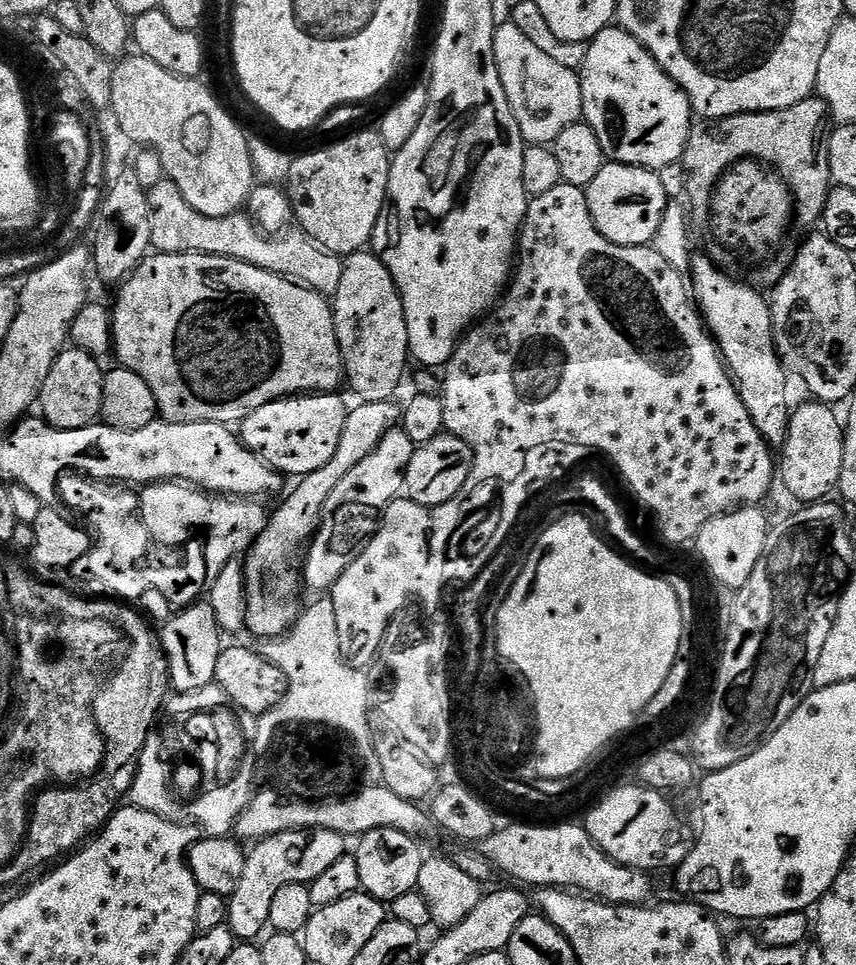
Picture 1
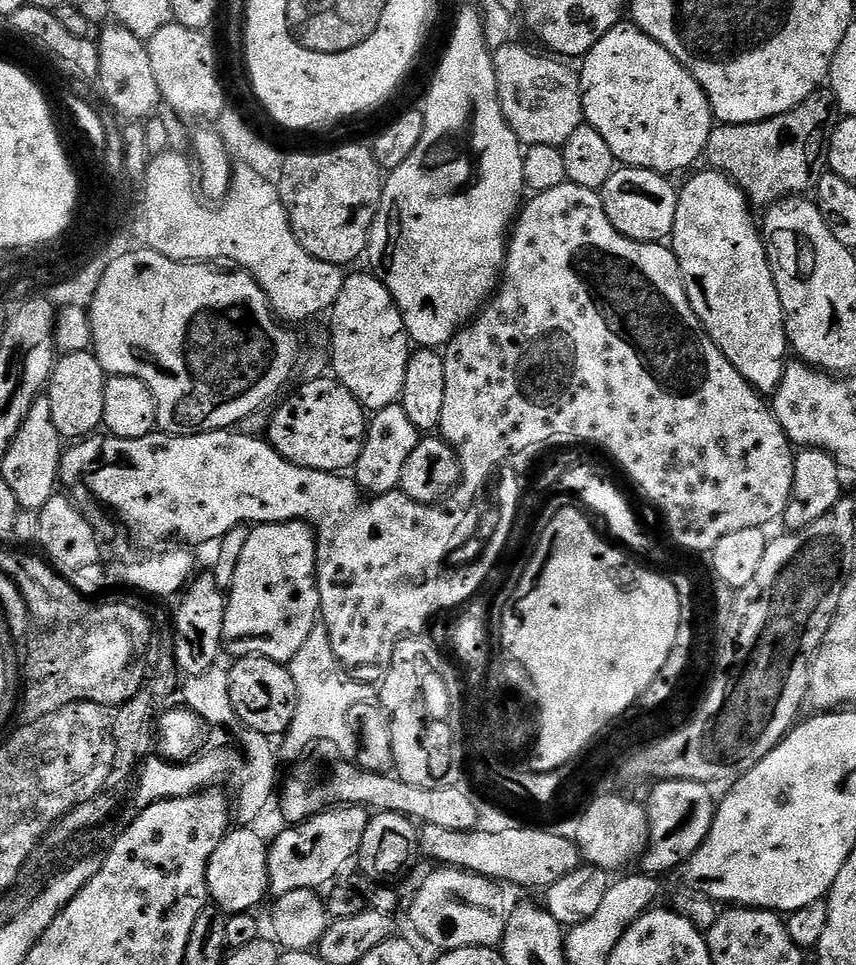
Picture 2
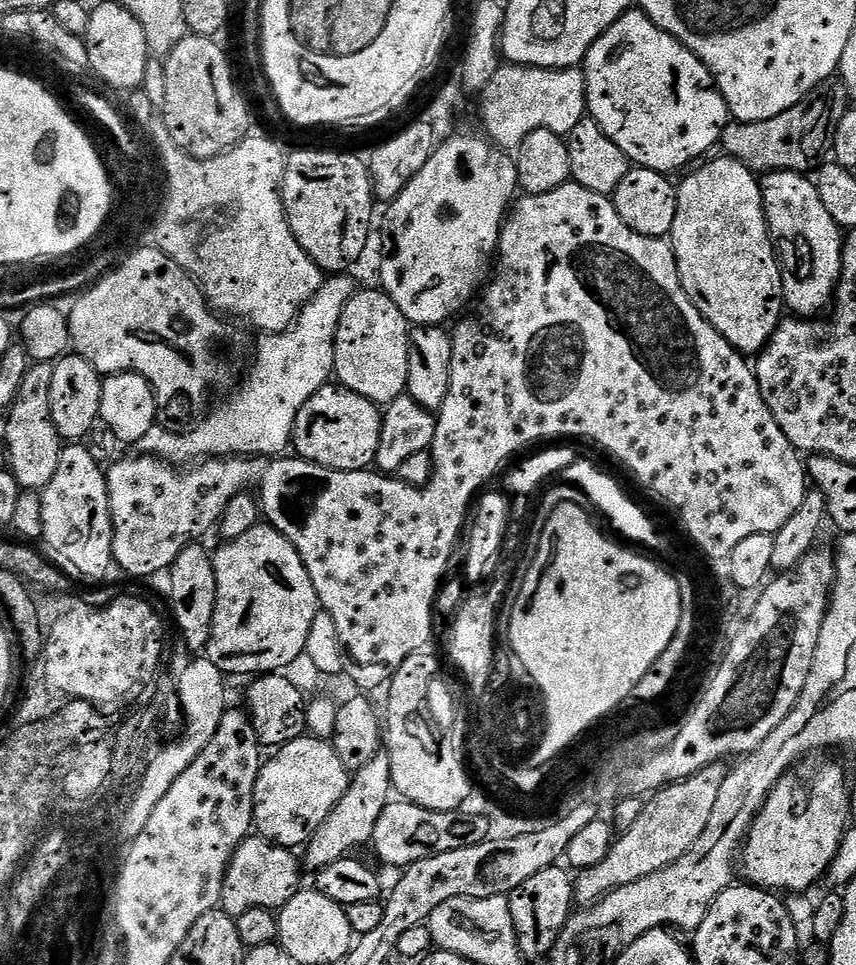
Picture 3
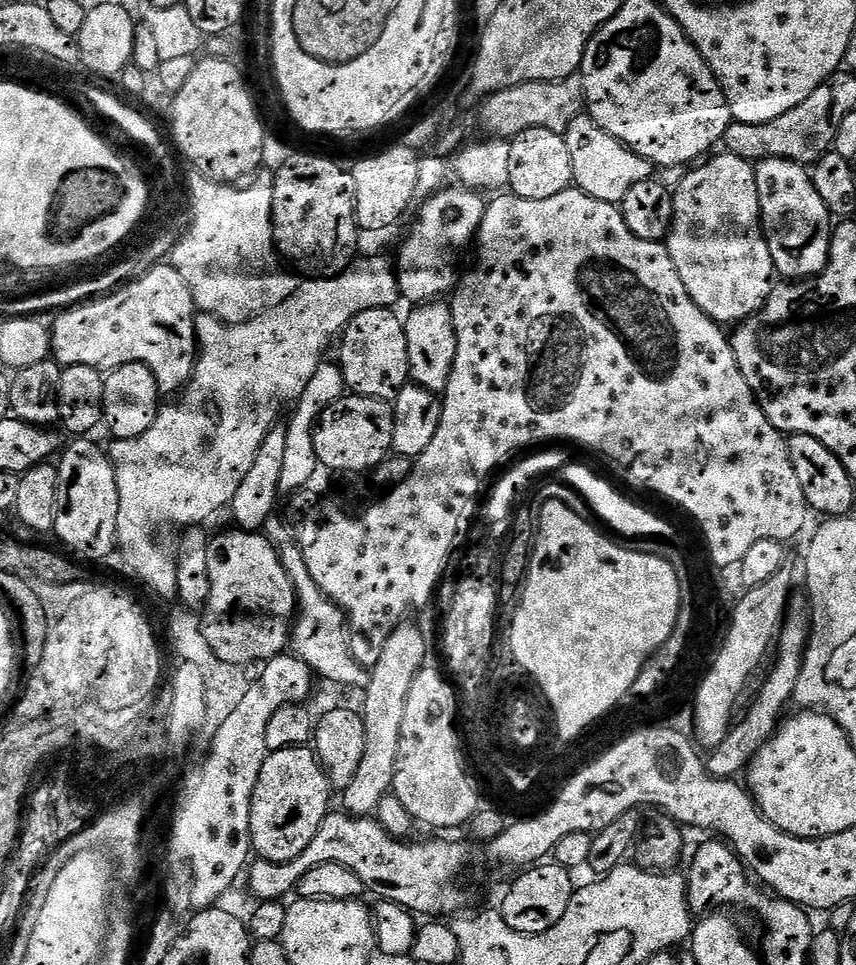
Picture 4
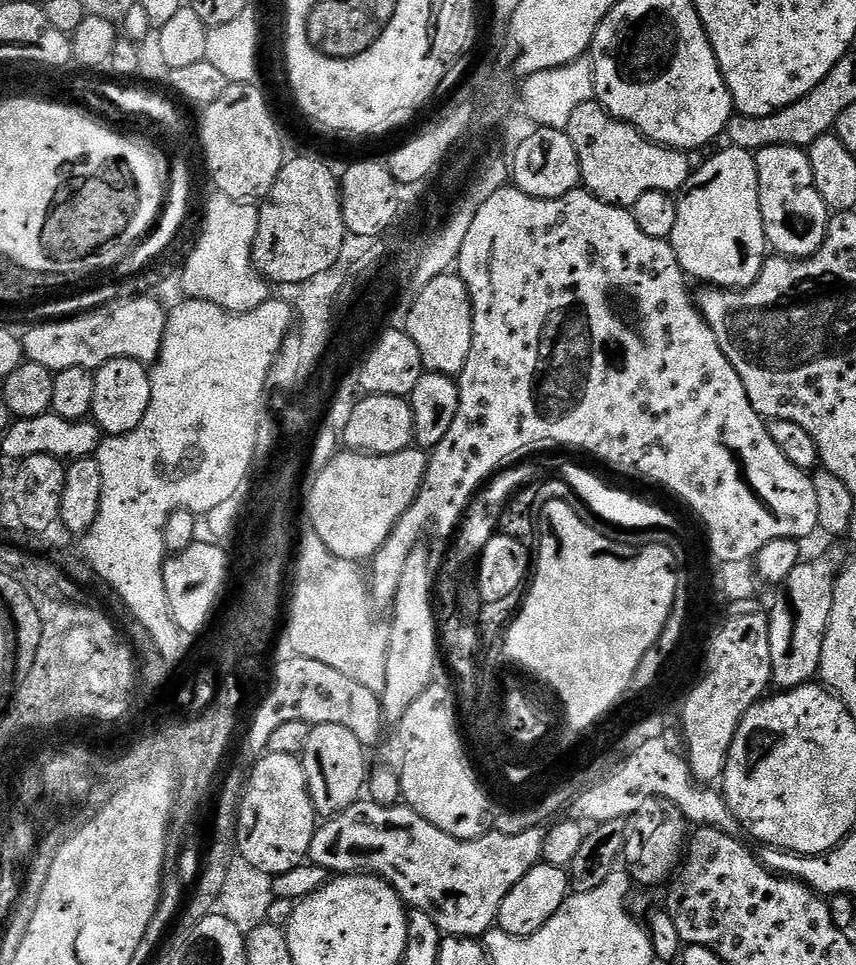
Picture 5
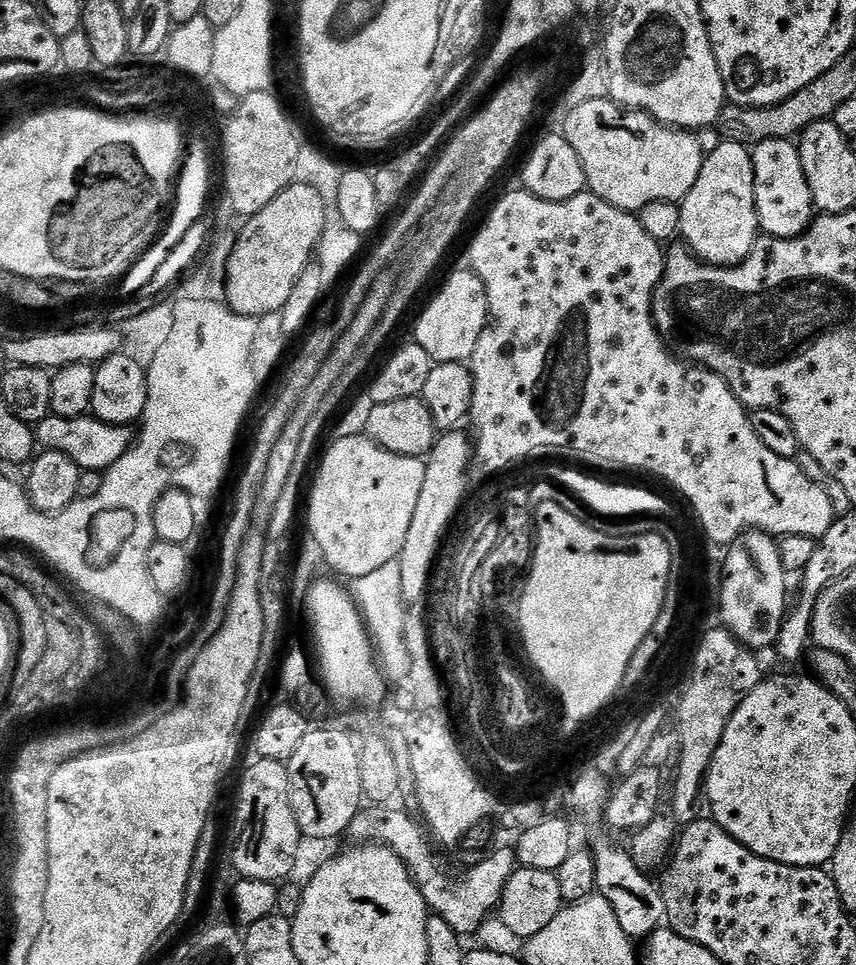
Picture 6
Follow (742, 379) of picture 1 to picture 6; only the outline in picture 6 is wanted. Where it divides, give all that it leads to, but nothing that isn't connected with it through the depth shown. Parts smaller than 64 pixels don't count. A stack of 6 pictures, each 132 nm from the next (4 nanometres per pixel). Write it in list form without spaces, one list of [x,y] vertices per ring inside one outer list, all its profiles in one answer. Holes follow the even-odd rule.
[[[724,140],[704,158],[698,182],[690,186],[690,194],[679,201],[683,243],[705,264],[731,268],[741,264],[761,235],[754,202],[754,162],[745,145]]]

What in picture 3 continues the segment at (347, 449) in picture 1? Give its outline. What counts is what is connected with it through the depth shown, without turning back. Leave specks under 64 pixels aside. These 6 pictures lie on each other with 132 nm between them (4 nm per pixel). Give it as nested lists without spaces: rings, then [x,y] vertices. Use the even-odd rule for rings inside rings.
[[[267,522],[256,524],[254,530],[246,530],[246,534],[242,534],[242,538],[234,538],[227,541],[224,547],[228,548],[220,548],[212,556],[212,565],[216,575],[216,605],[214,606],[214,618],[212,619],[212,633],[208,639],[206,649],[207,659],[212,660],[214,666],[218,666],[218,670],[225,674],[233,672],[236,676],[248,676],[247,678],[255,677],[257,674],[280,674],[286,666],[290,665],[294,658],[305,652],[310,628],[314,624],[317,612],[321,611],[320,599],[314,590],[314,582],[310,582],[310,574],[306,570],[301,556],[294,550],[293,544]]]

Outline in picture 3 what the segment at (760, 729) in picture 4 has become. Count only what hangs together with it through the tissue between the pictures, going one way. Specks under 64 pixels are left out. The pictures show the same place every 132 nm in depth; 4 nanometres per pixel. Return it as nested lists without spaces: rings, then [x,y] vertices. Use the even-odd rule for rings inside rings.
[[[721,762],[706,766],[698,774],[689,776],[687,780],[678,780],[674,784],[661,788],[658,792],[653,792],[644,801],[644,809],[634,823],[634,826],[624,833],[617,835],[612,841],[612,848],[598,862],[598,866],[585,868],[575,877],[574,880],[574,900],[581,909],[592,907],[603,897],[615,888],[630,886],[630,882],[638,882],[682,858],[702,838],[702,830],[706,830],[706,822],[710,822],[710,813],[714,810],[714,801],[718,798],[718,790],[722,782],[726,782],[726,776],[729,772],[729,765]]]

